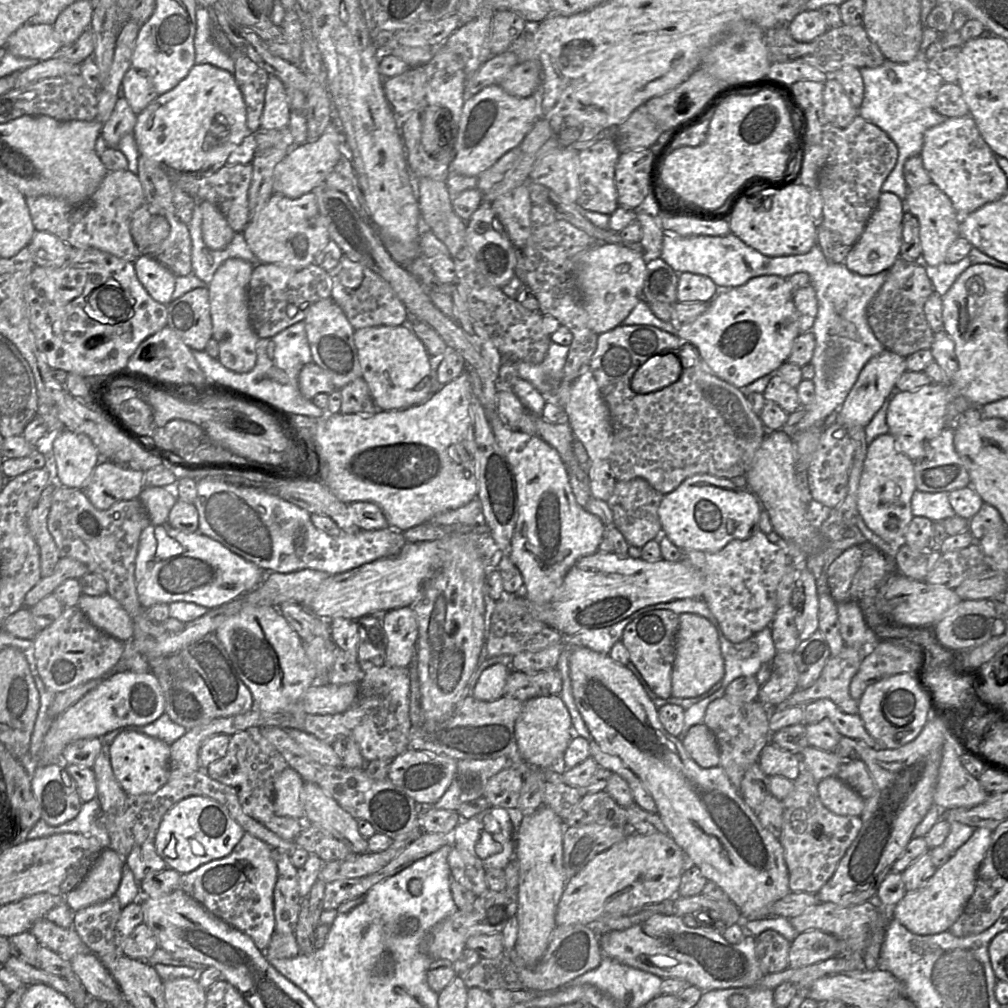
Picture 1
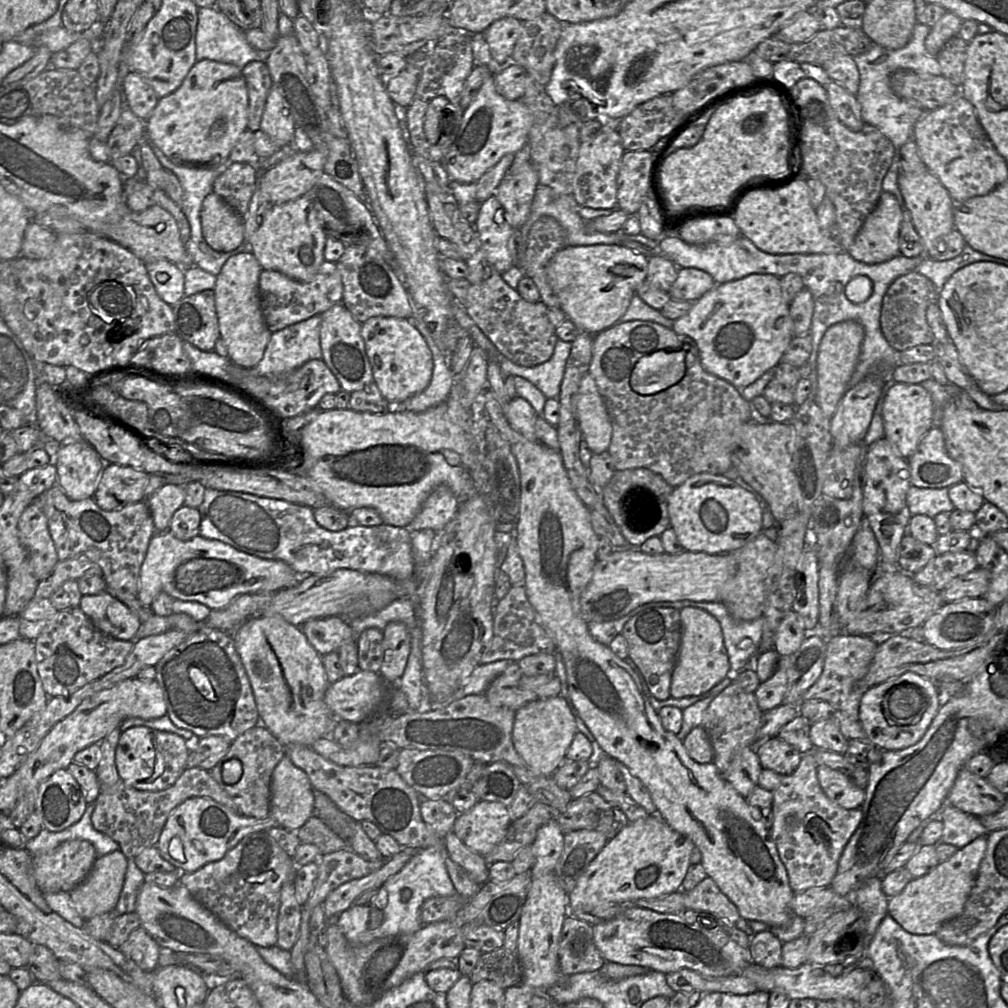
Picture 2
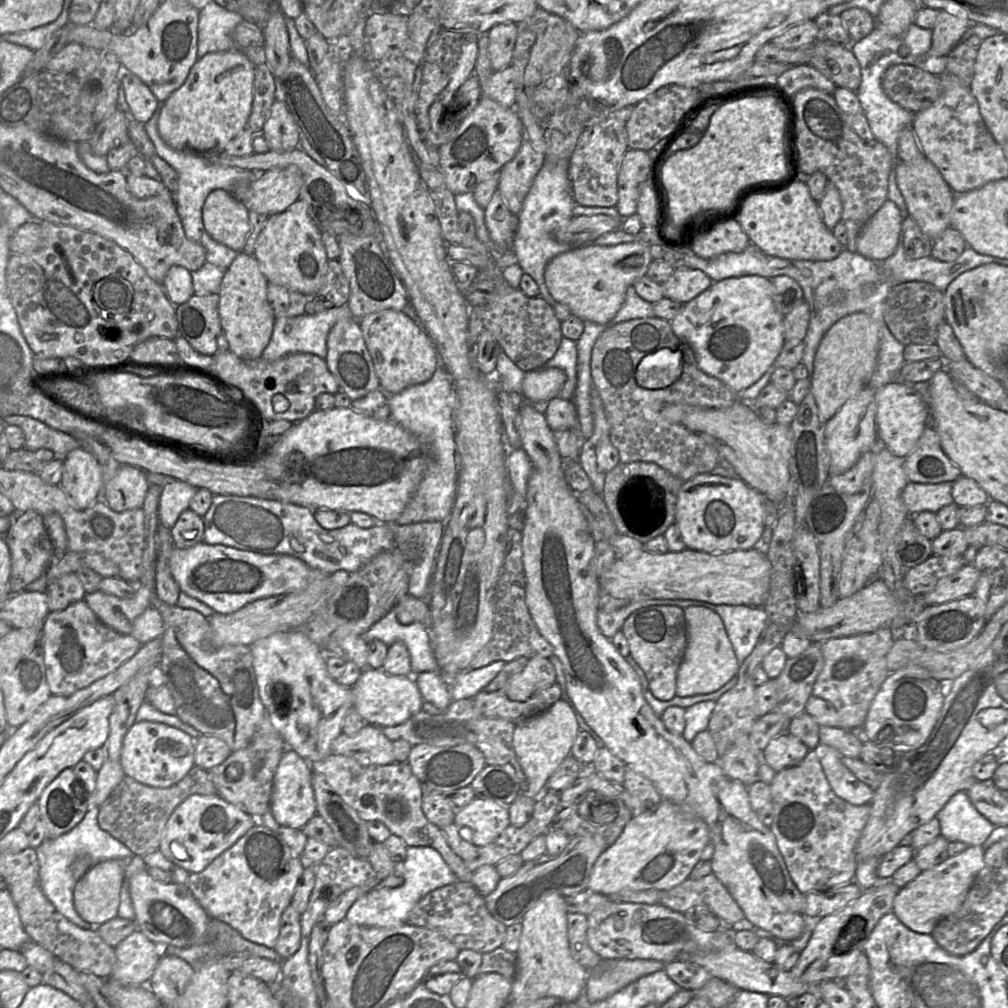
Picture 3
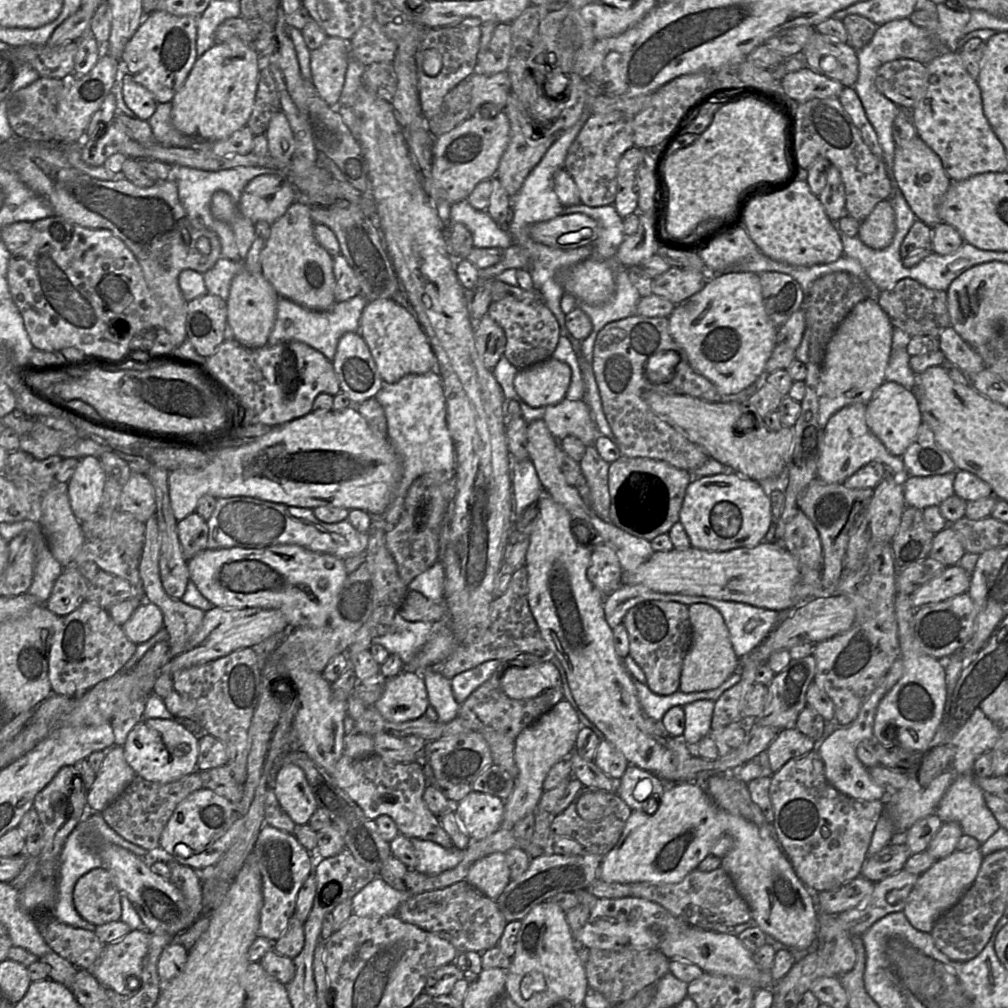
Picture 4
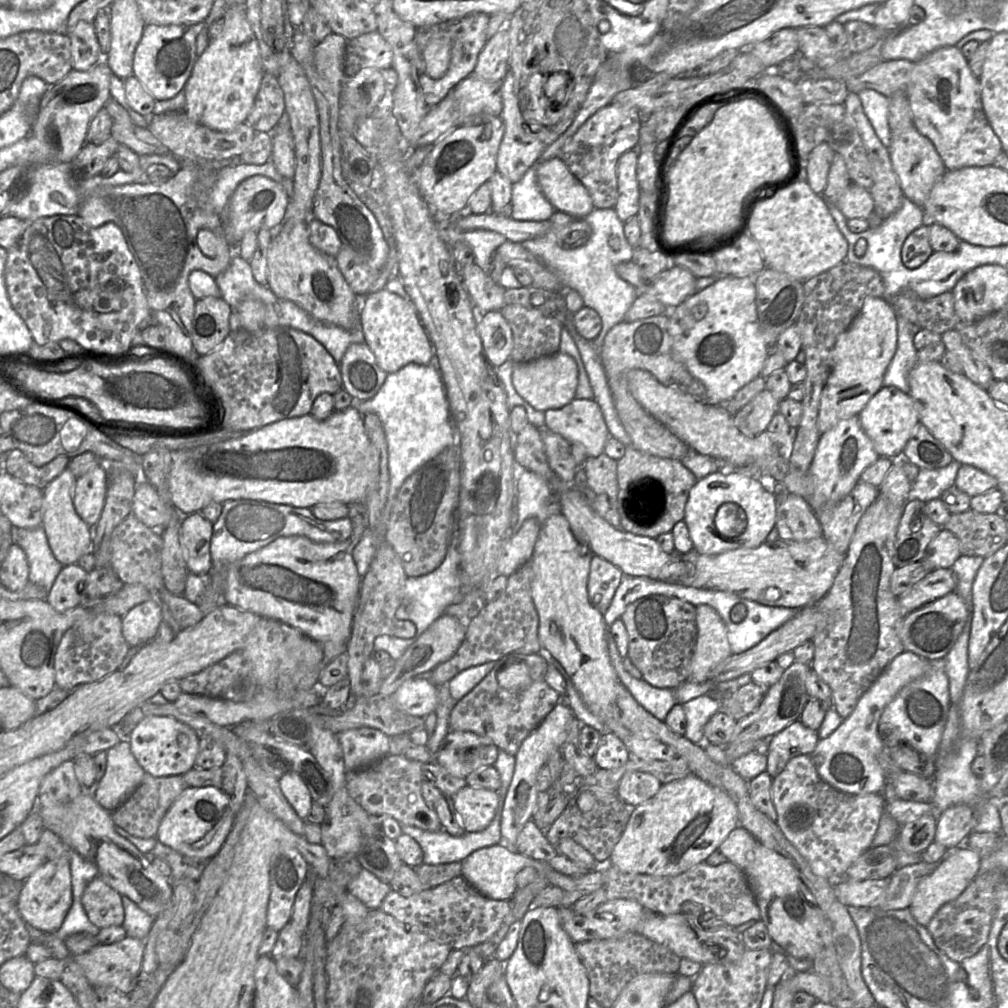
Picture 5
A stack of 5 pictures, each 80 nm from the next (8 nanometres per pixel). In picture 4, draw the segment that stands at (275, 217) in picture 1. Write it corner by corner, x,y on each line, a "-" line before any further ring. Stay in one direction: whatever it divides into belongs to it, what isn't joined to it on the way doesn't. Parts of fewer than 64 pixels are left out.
298,201
270,225
270,234
260,254
262,274
280,297
310,310
324,311
335,304
333,257
317,242
310,207

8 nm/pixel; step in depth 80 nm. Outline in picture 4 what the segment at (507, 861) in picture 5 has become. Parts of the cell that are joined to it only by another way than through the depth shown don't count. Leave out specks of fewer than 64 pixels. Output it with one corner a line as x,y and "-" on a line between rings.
495,852
474,862
466,881
485,896
496,899
511,880
506,853

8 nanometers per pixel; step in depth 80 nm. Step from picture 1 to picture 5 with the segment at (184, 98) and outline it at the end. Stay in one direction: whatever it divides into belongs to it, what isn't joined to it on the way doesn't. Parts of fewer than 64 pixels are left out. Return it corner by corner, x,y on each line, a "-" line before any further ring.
245,5
227,9
222,32
212,38
195,61
184,87
185,114
193,121
213,130
227,132
246,122
259,91
264,70
258,41
248,21

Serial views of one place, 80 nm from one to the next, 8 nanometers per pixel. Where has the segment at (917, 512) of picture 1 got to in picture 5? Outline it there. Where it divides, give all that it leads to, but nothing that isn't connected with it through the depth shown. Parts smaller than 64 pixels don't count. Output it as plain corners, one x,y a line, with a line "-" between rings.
953,460
939,469
921,469
911,483
909,499
917,499
924,503
940,498
942,493
954,486
959,468
962,464

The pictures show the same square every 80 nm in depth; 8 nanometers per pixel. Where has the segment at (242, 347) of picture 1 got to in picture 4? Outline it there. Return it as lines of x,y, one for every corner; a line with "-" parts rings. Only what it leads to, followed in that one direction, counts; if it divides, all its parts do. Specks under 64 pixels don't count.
243,268
232,279
229,295
226,299
227,324
232,330
233,339
252,349
267,345
273,329
279,297
262,273
252,273

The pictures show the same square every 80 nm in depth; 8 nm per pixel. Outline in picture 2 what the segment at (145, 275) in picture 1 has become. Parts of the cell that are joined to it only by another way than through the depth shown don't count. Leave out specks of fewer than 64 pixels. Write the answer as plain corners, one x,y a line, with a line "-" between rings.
167,260
146,263
149,278
156,292
173,306
184,297
184,269

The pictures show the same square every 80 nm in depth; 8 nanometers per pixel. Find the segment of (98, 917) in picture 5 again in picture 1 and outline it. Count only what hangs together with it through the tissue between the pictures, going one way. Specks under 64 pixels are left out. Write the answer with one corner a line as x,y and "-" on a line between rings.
111,848
101,851
80,884
64,896
64,902
74,912
104,902
119,888
125,859

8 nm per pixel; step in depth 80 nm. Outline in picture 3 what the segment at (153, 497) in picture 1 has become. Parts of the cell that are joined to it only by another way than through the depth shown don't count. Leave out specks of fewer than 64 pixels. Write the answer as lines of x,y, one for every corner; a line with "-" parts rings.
175,480
162,488
158,503
158,518
162,526
172,529
183,511
189,508
197,488

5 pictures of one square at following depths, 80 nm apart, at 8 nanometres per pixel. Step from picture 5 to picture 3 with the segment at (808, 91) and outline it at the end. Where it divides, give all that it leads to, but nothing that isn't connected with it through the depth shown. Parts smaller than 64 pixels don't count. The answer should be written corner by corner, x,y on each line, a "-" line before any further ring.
809,64
792,65
775,80
785,94
793,96
805,88
815,88
828,94
836,89
835,83

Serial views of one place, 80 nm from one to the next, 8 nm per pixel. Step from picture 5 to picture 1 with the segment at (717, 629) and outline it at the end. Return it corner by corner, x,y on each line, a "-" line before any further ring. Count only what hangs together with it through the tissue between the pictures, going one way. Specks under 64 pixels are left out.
693,614
679,615
675,660
671,675
671,694
677,698
693,698
708,691
724,676
717,628
706,618

